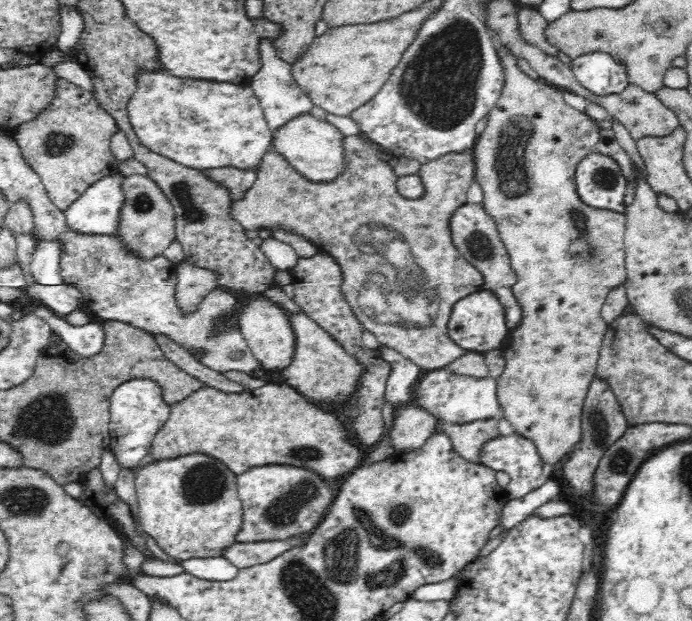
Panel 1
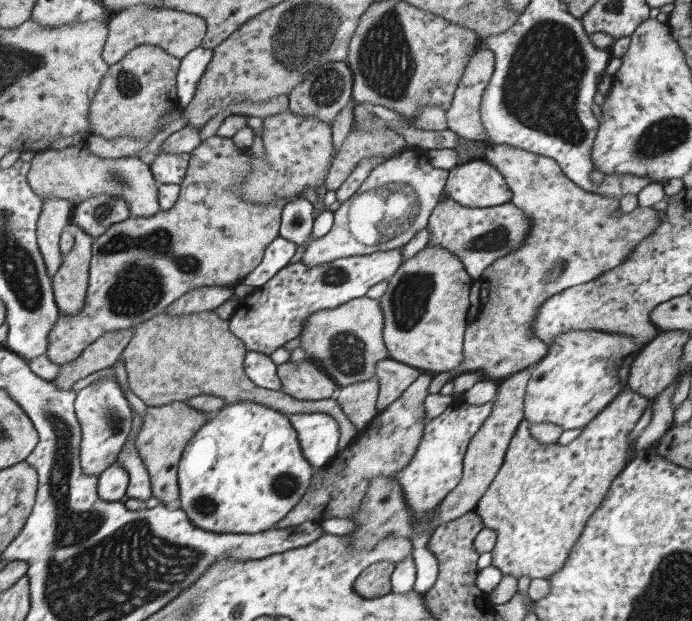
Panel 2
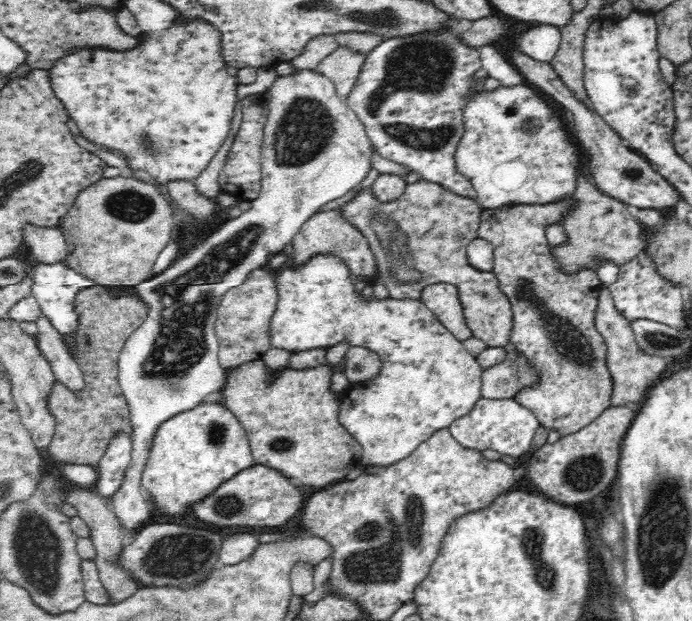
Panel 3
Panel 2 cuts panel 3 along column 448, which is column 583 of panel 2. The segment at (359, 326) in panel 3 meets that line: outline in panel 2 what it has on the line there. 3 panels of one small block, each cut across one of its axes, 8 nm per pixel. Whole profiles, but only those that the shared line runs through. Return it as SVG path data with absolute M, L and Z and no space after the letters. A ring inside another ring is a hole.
M573 330L559 334L529 376L523 400L525 422L555 424L563 430L587 426L623 392L631 362L643 346L645 344L637 344L631 336L605 330Z

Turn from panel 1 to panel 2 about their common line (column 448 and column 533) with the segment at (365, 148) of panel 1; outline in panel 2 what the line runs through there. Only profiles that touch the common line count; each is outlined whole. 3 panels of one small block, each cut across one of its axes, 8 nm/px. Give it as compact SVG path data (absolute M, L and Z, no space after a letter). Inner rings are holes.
M487 146L483 150L483 160L491 166L495 166L505 180L509 192L511 192L511 204L515 208L521 208L525 216L529 216L529 234L525 236L525 242L521 248L515 252L495 260L491 266L483 270L483 276L479 278L481 284L481 306L477 320L465 326L463 334L463 350L461 350L461 366L453 368L451 372L441 372L435 374L433 380L429 382L427 392L437 394L451 378L469 374L469 372L479 372L483 380L503 380L527 366L539 364L539 360L547 354L547 346L533 336L531 324L535 320L537 308L549 300L551 296L557 296L565 288L585 284L589 280L595 280L597 276L617 268L623 264L633 250L643 242L647 236L655 232L659 226L657 210L653 208L635 208L633 212L621 212L619 200L611 196L601 196L593 192L585 192L577 184L573 184L559 168L559 164L547 156L539 156L533 152L525 152L519 148L509 148L509 146Z

